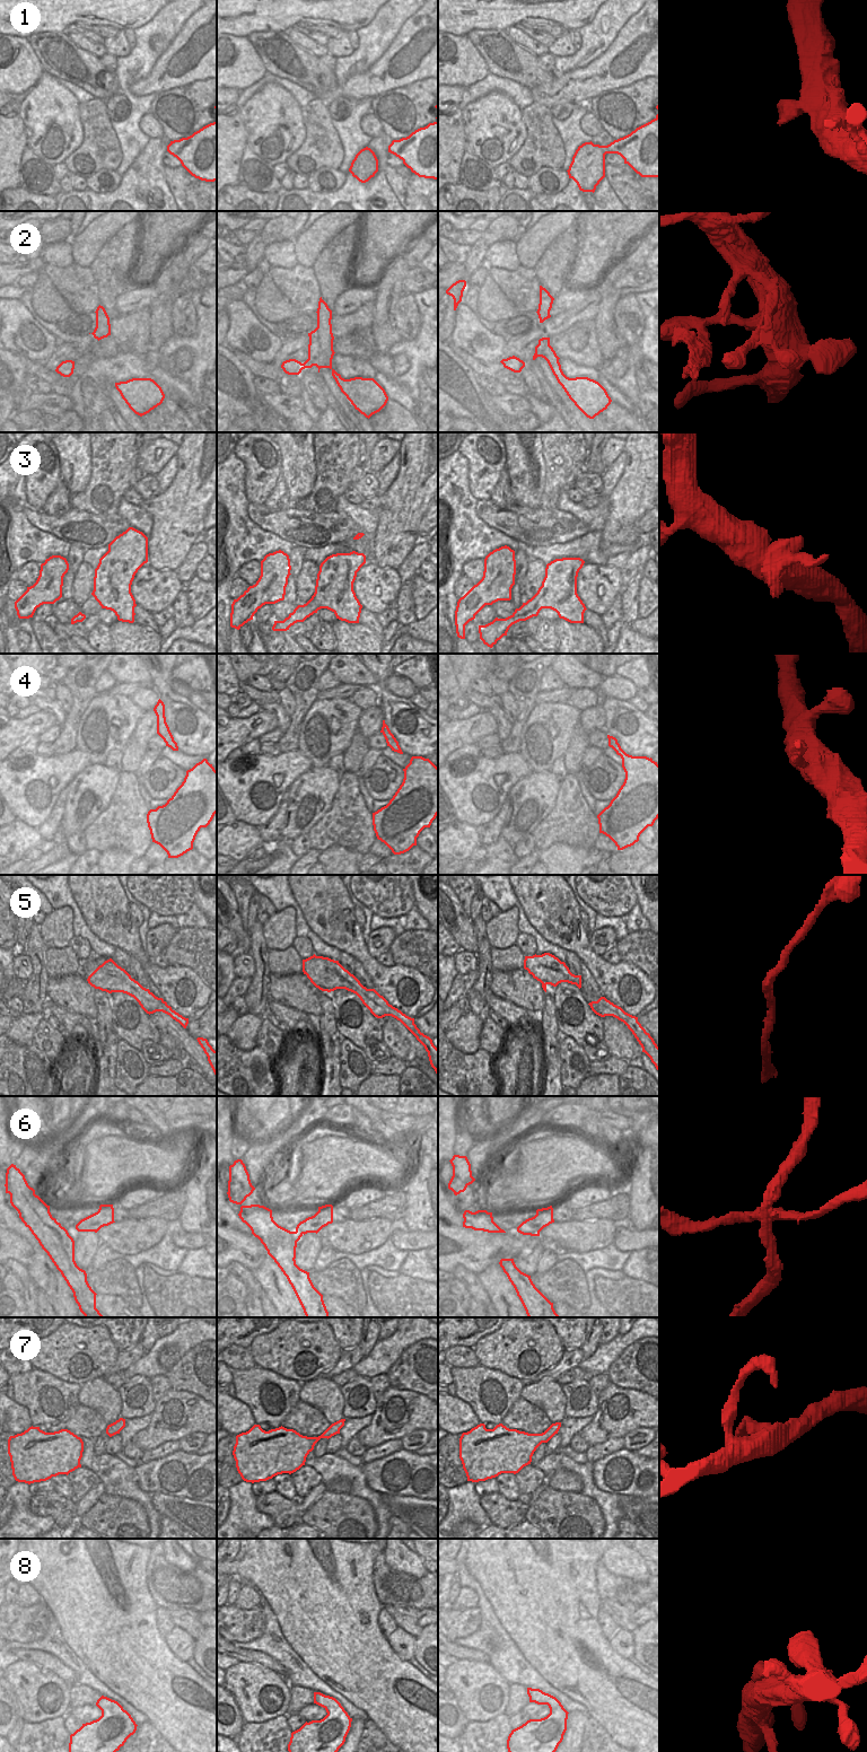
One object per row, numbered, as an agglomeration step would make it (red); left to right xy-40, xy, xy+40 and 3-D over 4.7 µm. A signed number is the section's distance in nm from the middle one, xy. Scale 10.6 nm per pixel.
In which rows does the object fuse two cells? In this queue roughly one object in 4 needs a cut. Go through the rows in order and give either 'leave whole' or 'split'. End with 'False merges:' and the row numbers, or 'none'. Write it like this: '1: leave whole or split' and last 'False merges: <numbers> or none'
1: leave whole
2: leave whole
3: split
4: split
5: leave whole
6: split
7: leave whole
8: leave whole
False merges: 3, 4, 6

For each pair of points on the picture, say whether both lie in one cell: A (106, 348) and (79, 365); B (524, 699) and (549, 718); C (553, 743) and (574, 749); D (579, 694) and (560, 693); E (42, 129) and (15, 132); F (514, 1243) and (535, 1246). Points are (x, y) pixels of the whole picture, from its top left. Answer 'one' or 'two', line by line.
A: one
B: two
C: two
D: two
E: two
F: two

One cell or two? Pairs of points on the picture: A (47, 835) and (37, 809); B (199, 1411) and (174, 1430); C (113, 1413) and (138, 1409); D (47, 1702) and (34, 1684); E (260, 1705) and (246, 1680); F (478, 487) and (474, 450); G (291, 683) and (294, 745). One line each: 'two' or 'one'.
A: two
B: one
C: two
D: one
E: one
F: one
G: one

